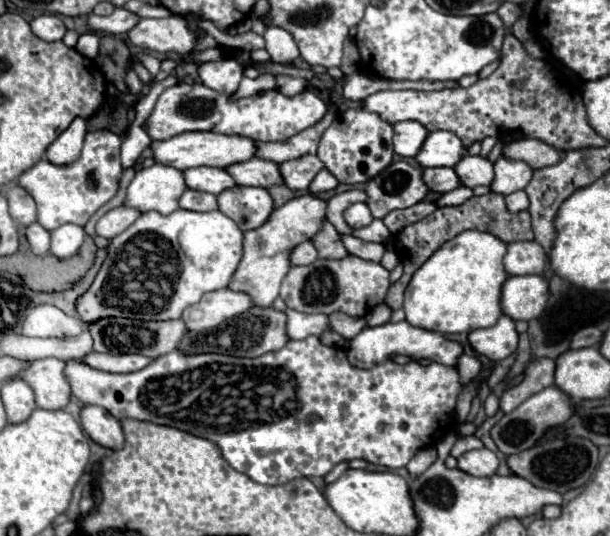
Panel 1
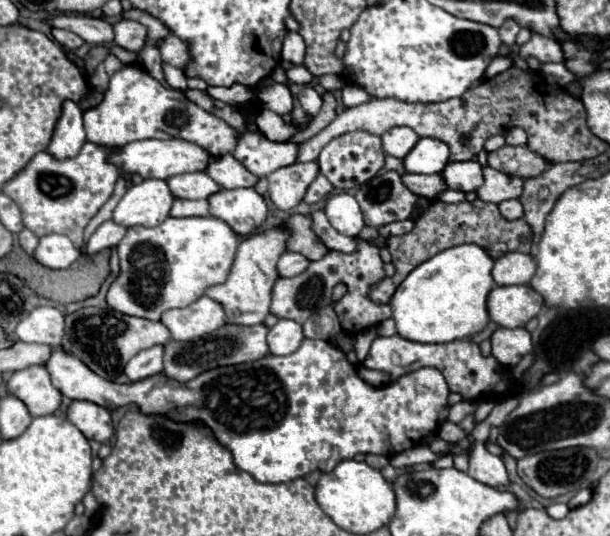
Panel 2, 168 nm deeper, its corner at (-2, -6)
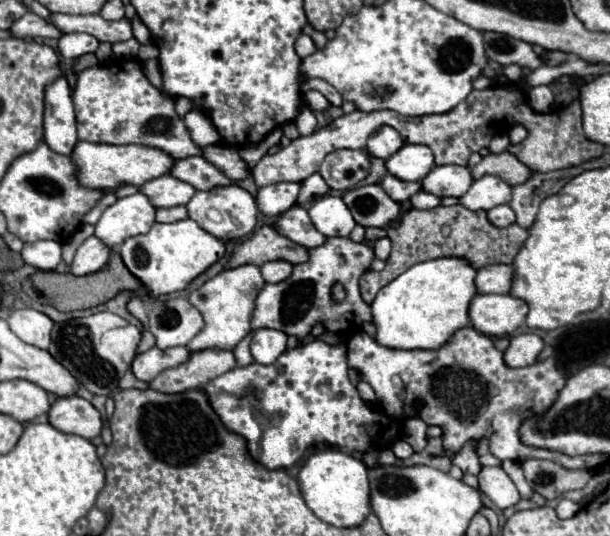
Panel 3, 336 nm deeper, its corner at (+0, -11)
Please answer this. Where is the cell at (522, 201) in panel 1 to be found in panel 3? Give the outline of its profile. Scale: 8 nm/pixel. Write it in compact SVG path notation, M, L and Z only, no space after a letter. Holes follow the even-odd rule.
M502 204L502 206L496 206L496 208L488 210L488 220L498 228L506 228L506 226L516 222L516 214L508 204Z

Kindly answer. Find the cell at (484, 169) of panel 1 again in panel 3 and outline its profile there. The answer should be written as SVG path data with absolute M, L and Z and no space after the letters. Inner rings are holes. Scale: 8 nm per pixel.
M434 166L434 170L422 180L422 190L438 198L464 196L474 178L466 166Z

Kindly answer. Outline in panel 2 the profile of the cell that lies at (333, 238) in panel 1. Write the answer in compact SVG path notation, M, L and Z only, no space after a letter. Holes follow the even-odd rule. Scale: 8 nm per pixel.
M290 215L282 221L282 227L290 229L286 251L296 251L310 261L322 259L328 253L324 243L318 241L314 231L310 229L310 219L306 215Z

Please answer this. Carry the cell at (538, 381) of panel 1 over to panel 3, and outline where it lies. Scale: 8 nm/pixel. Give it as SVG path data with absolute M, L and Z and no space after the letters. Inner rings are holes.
M482 466L478 474L478 486L480 486L480 492L486 494L498 508L510 508L520 500L520 494L514 482L498 466L496 468Z

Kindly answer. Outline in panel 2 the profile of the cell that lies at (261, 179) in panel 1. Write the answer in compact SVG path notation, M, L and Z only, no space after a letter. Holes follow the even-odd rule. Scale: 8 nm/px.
M232 155L212 157L206 163L204 173L214 179L222 189L238 189L238 187L254 187L258 177L254 177L244 165L240 165Z

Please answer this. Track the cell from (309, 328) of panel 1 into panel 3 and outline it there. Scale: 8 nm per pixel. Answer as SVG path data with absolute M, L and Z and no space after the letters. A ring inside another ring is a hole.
M262 328L254 334L250 352L258 364L272 364L286 350L286 342L288 342L288 336L284 332Z

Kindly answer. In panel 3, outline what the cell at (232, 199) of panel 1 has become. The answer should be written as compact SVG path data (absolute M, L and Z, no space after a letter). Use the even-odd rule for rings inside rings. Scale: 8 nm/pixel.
M236 184L212 188L210 192L196 192L186 208L188 208L188 214L192 220L196 220L206 232L210 232L212 236L218 236L220 240L246 238L254 232L256 222L258 222L256 198Z

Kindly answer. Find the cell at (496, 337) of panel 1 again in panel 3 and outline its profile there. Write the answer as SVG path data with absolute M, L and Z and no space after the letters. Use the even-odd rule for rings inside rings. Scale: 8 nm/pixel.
M532 332L518 334L510 338L510 346L504 350L504 362L510 368L524 368L536 362L540 350L544 348L542 338Z

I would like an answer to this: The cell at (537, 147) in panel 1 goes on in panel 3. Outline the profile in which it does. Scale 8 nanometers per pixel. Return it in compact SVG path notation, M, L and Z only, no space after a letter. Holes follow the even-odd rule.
M502 152L502 154L488 154L482 158L482 162L478 166L474 166L472 170L474 178L482 178L484 174L494 174L502 180L506 180L510 186L518 186L524 184L530 176L532 170L522 164L512 152Z

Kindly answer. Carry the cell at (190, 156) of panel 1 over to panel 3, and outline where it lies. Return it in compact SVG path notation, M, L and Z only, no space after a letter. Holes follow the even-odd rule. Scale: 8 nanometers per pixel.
M78 142L72 160L78 166L78 180L88 188L98 190L116 190L120 184L134 184L144 186L146 182L168 174L174 166L174 158L160 148L146 148L142 144L124 144L124 146L110 146L110 144L90 144Z

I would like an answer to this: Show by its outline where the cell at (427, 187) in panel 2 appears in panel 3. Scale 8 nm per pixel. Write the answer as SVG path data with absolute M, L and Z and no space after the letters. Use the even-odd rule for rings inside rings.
M386 174L380 184L386 188L386 192L390 194L390 198L398 200L398 202L410 200L416 192L422 190L420 182L406 182L406 180L400 180L400 178L392 176L392 174Z

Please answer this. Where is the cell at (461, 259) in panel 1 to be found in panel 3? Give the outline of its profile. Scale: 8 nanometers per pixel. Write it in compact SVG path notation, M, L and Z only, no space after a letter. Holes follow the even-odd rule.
M438 258L414 264L384 286L372 302L372 316L378 328L376 342L388 348L438 350L456 330L470 324L470 302L478 294L474 278L476 270L464 258Z

